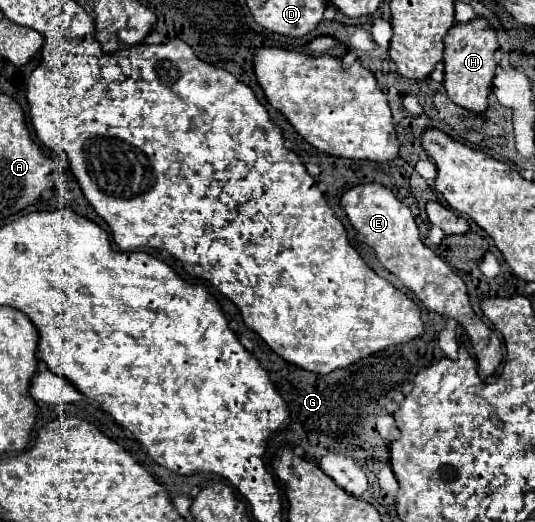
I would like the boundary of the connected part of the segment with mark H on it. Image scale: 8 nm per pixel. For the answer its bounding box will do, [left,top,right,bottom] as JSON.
[444,17,498,113]

